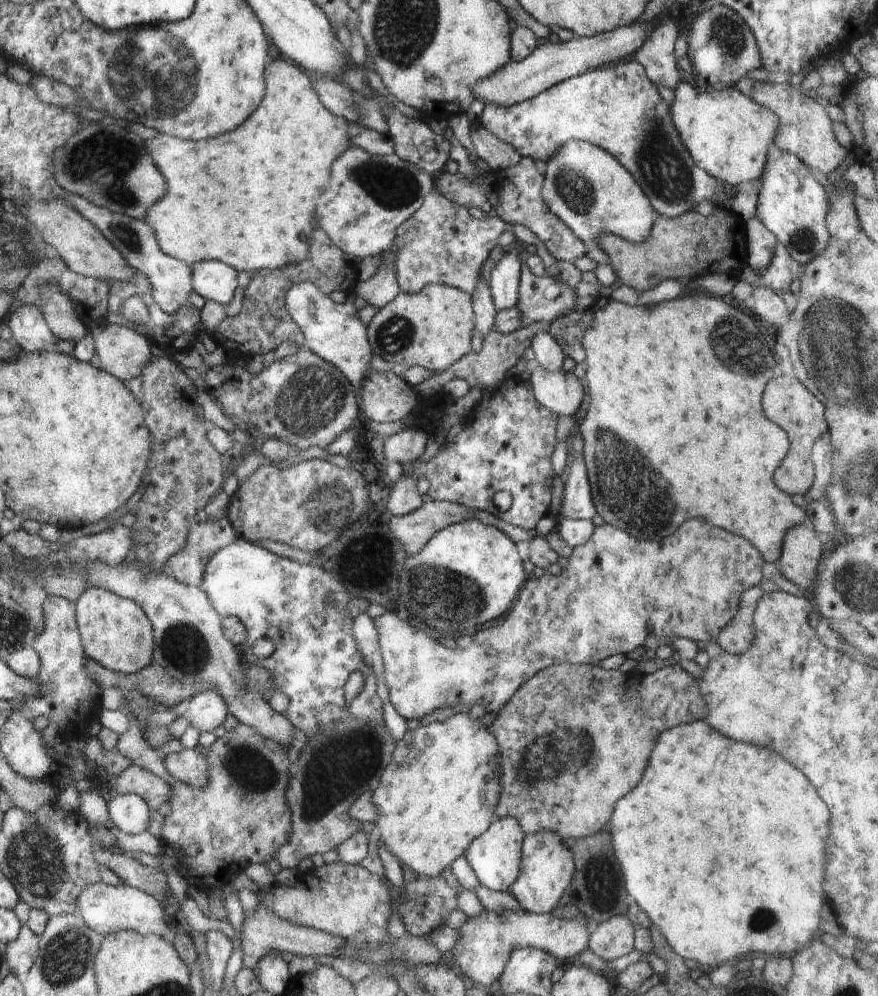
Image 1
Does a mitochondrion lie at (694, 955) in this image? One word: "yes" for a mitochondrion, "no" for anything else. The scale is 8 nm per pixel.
no

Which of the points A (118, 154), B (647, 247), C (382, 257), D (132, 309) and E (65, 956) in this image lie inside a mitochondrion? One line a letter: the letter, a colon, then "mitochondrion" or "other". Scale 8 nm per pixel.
A: mitochondrion
B: other
C: other
D: other
E: mitochondrion

